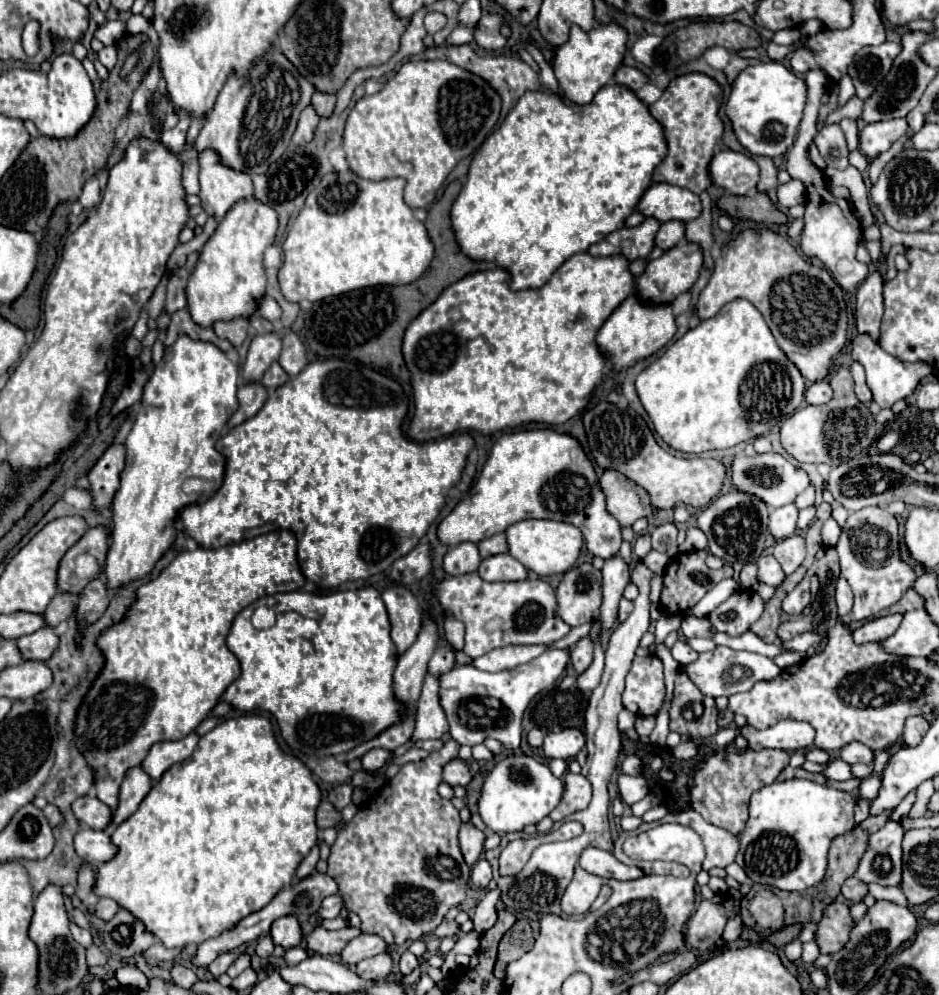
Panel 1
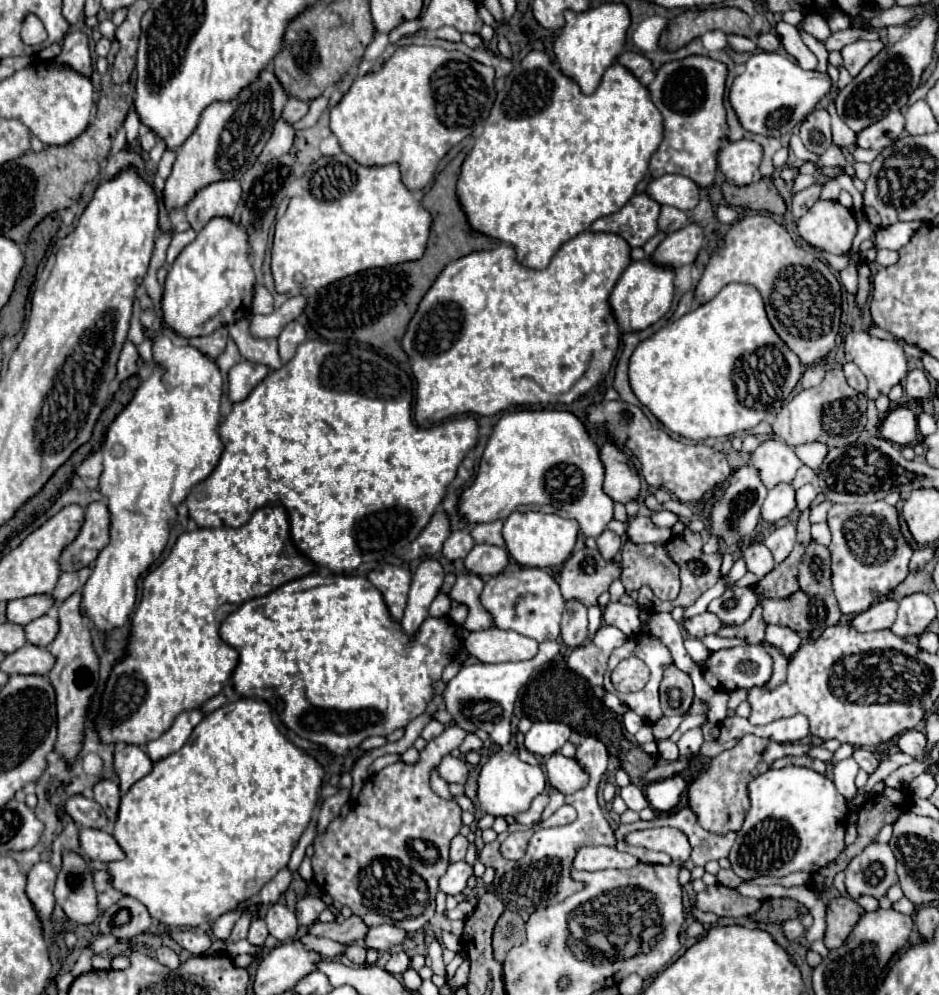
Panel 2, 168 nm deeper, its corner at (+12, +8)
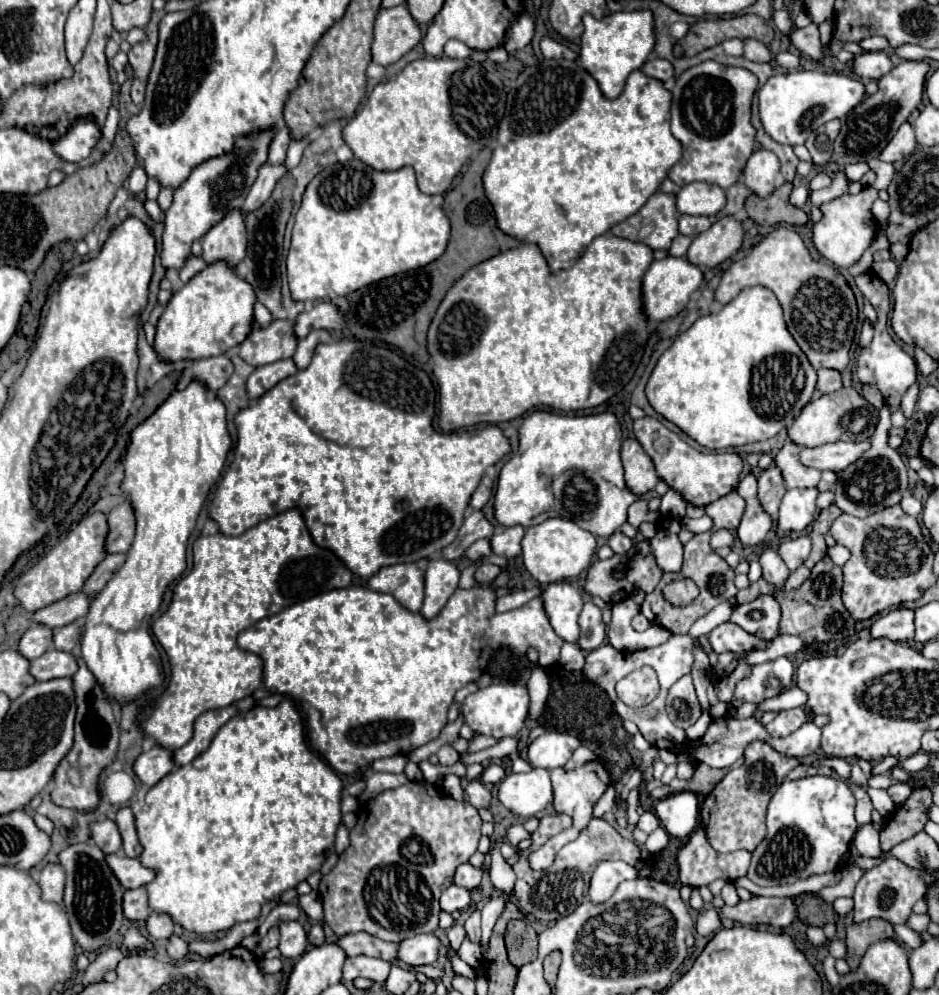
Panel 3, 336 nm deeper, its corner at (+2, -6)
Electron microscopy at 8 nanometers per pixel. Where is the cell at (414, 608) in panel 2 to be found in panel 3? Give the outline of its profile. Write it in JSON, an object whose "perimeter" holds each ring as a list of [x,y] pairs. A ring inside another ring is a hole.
{"perimeter":[[[434,558],[428,562],[426,592],[424,592],[424,604],[420,610],[420,614],[426,620],[432,620],[438,616],[438,612],[442,610],[446,600],[458,588],[458,578],[460,578],[460,572],[456,570],[456,566],[452,562],[442,560],[442,558]]]}

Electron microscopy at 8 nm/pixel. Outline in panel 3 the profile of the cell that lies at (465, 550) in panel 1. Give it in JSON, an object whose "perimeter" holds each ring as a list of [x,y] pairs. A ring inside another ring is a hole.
{"perimeter":[[[476,540],[476,542],[468,548],[466,558],[472,560],[472,562],[478,562],[478,560],[488,558],[490,554],[492,554],[492,550],[490,550],[490,542],[488,542],[488,540]]]}

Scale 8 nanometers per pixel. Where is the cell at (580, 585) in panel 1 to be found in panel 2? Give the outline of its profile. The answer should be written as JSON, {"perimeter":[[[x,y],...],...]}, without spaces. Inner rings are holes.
{"perimeter":[[[582,548],[566,560],[558,584],[564,600],[578,598],[584,606],[594,606],[596,598],[608,590],[620,574],[622,568],[614,558],[604,560],[598,550]]]}

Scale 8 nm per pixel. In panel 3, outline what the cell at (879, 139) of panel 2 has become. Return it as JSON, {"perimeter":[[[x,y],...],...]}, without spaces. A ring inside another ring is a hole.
{"perimeter":[[[906,122],[900,126],[900,130],[894,134],[894,138],[888,142],[888,146],[880,152],[882,162],[898,162],[910,156],[916,148],[916,138],[914,138],[914,128]]]}

